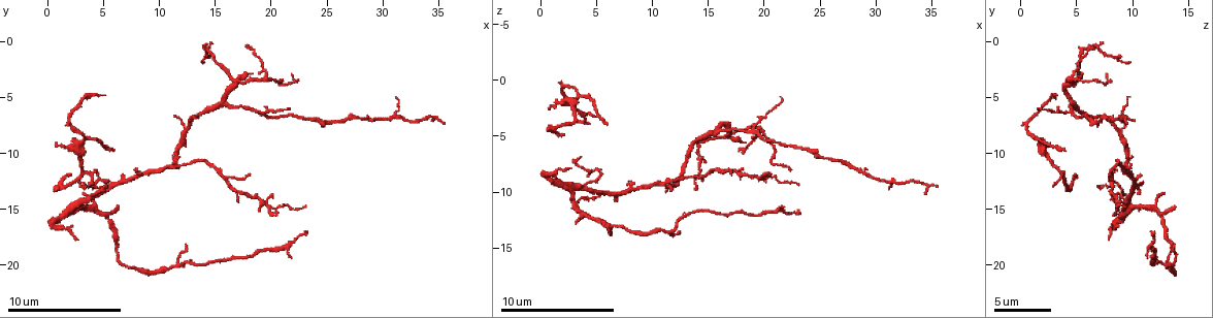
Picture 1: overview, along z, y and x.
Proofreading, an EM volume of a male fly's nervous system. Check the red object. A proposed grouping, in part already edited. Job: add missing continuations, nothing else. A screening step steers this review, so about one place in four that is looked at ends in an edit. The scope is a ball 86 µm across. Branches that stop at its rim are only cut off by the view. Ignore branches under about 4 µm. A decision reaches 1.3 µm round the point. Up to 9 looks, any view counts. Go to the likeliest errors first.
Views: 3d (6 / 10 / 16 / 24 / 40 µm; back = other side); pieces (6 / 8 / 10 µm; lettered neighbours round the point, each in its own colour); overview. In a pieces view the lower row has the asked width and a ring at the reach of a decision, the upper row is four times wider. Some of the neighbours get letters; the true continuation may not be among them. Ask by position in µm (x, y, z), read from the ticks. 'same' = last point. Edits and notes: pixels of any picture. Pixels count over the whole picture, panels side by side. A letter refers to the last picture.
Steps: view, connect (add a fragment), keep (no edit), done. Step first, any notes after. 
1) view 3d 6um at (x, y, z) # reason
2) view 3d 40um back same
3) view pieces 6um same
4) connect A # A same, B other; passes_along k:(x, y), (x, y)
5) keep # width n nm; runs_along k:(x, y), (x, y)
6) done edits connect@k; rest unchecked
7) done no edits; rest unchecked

view pieces 6um at (6.2, 15.0, 13.8) # an open end

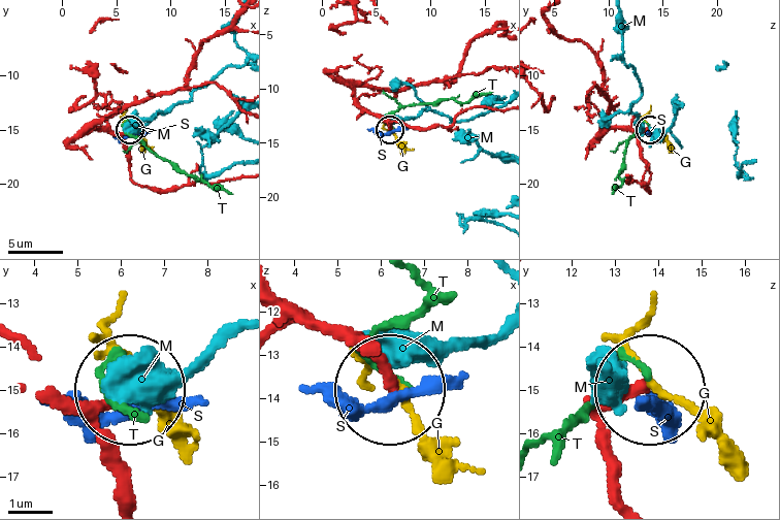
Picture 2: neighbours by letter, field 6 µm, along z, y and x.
keep # G other, M other, S other, T other; runs_along 2:(586, 396), (642, 388); none of them fits

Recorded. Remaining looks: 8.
view pieces 6um at (5.8, 9.4, 3.8) # thin end

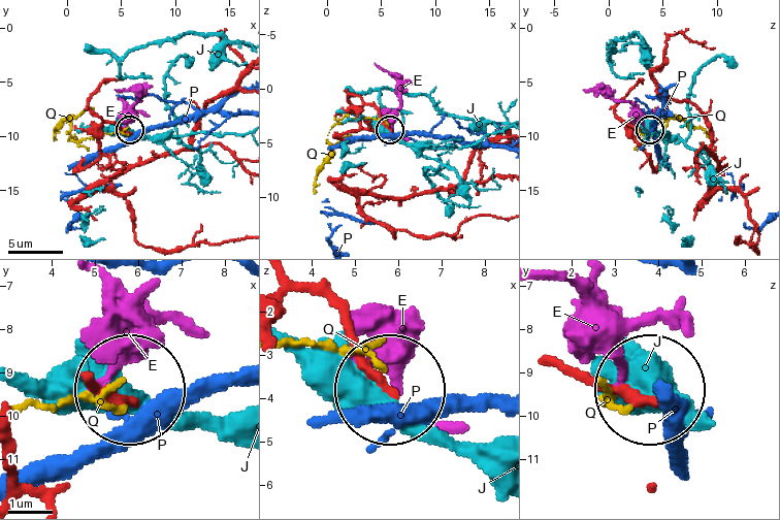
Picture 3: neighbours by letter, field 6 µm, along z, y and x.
keep # width 190 nm; E other, J other, P other, Q other; none of them fits

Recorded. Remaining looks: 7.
view pieces 6um at (23.0, 17.2, 11.8) # end of a long branch

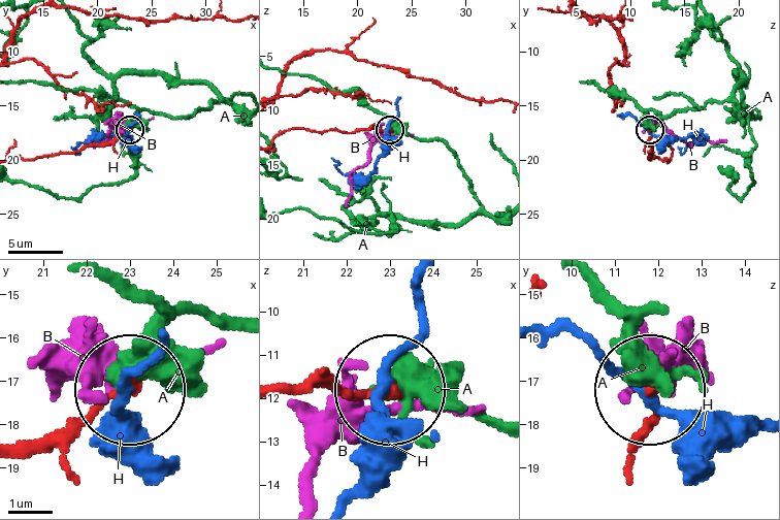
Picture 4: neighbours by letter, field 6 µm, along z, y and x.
keep # A other, B other, H other; runs_along 4:(21, 449), (65, 441), (128, 393); no lettered fragment goes on from it

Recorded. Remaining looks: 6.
view pieces 10um at (35.4, 7.4, 9.4) # branch stops here

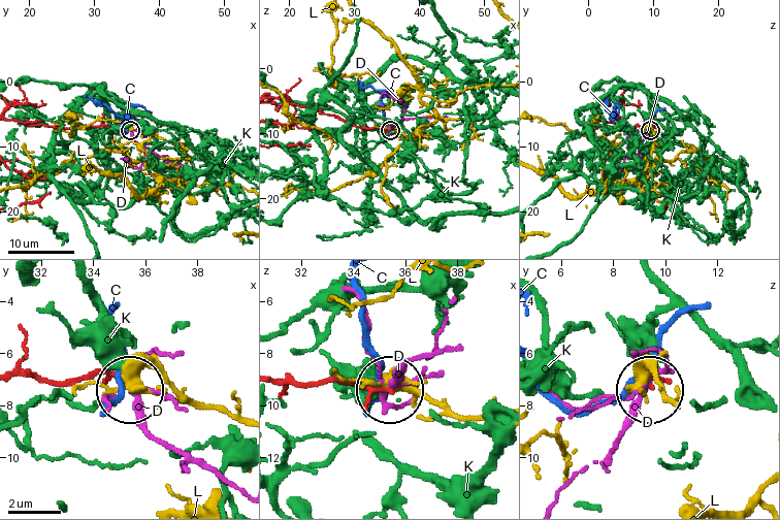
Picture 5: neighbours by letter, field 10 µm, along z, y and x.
keep # width 120 nm; C other, D other, K other, L other; no lettered fragment goes on from it

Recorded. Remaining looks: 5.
done no edits; rest unchecked

